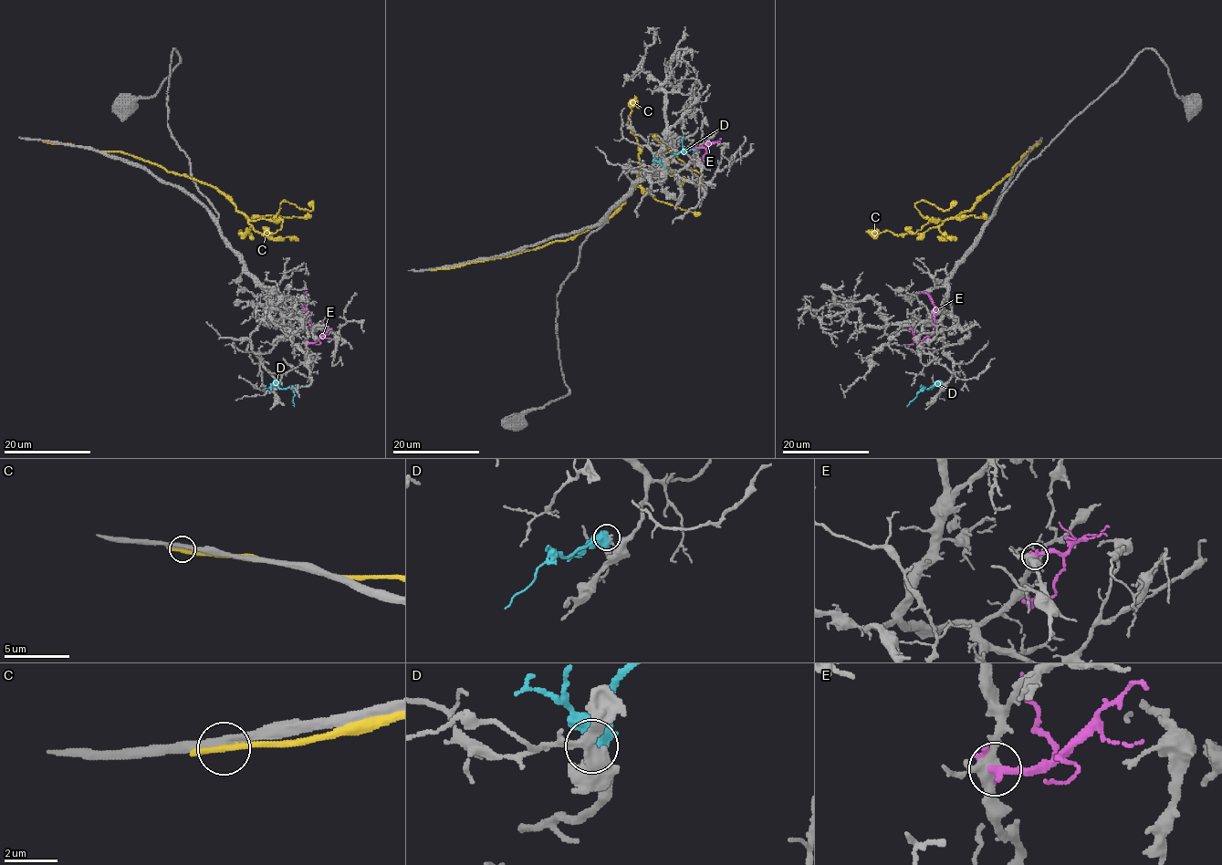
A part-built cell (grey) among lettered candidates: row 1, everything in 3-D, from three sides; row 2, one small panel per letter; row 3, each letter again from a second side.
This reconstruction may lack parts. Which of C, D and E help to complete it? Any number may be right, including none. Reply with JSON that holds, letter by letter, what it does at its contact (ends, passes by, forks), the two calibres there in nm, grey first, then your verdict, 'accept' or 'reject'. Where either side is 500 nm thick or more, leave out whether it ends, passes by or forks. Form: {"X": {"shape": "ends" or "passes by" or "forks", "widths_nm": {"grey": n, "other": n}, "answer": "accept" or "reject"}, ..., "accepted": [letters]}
{"C": {"shape": "passes by", "widths_nm": {"grey": 320, "other": 240}, "answer": "reject"}, "D": {"widths_nm": {"grey": 240, "other": 750}, "answer": "reject"}, "E": {"shape": "passes by", "widths_nm": {"grey": 420, "other": 240}, "answer": "reject"}, "accepted": []}

